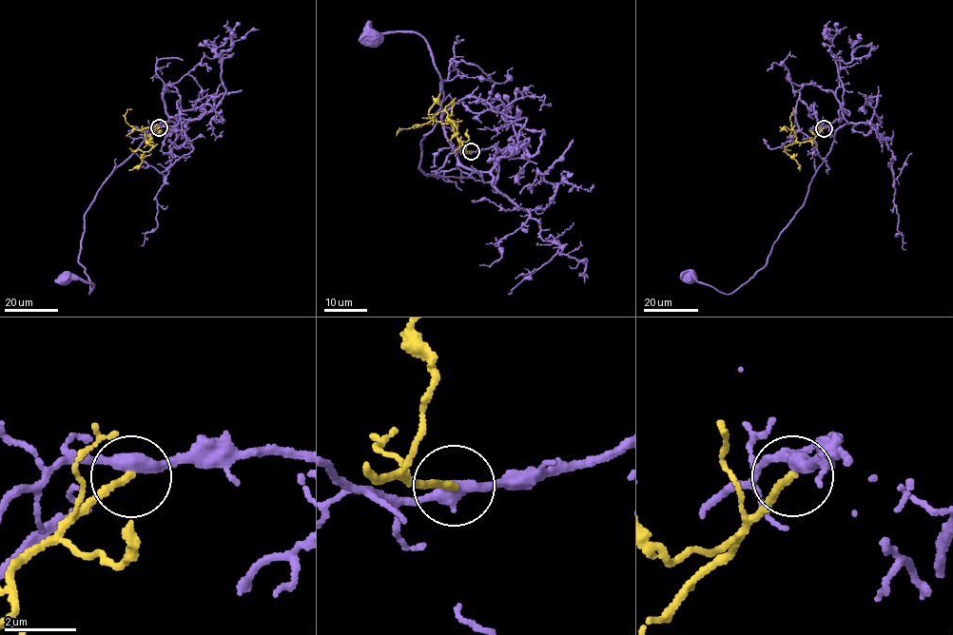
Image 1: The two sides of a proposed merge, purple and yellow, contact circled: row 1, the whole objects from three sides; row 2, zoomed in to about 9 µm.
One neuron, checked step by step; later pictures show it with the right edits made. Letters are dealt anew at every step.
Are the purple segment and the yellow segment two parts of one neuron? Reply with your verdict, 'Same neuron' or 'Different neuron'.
Same neuron

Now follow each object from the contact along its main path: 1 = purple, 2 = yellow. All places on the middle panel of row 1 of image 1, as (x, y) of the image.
1: (471, 151), (495, 146), (491, 181), (426, 175), (421, 141), (444, 95), (430, 46), (414, 32), (368, 38)
2: (471, 151), (462, 151), (449, 121), (452, 103), (445, 109), (457, 129), (447, 141)

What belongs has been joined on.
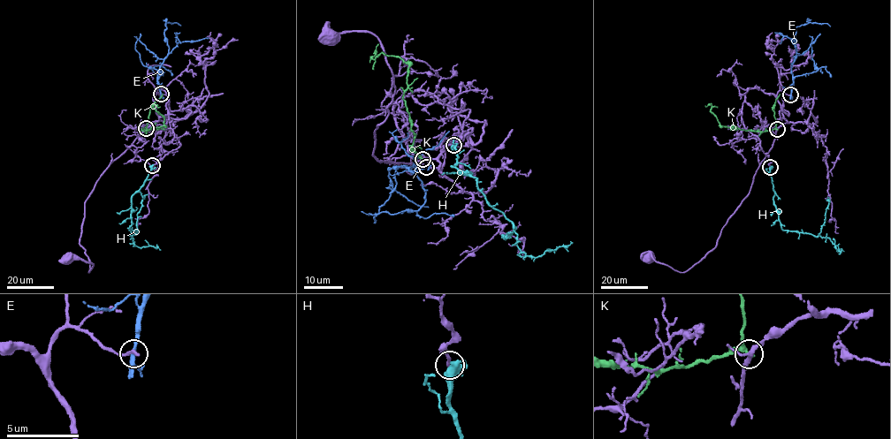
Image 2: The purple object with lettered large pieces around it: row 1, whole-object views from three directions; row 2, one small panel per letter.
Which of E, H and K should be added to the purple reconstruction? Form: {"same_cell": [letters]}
{"same_cell": []}

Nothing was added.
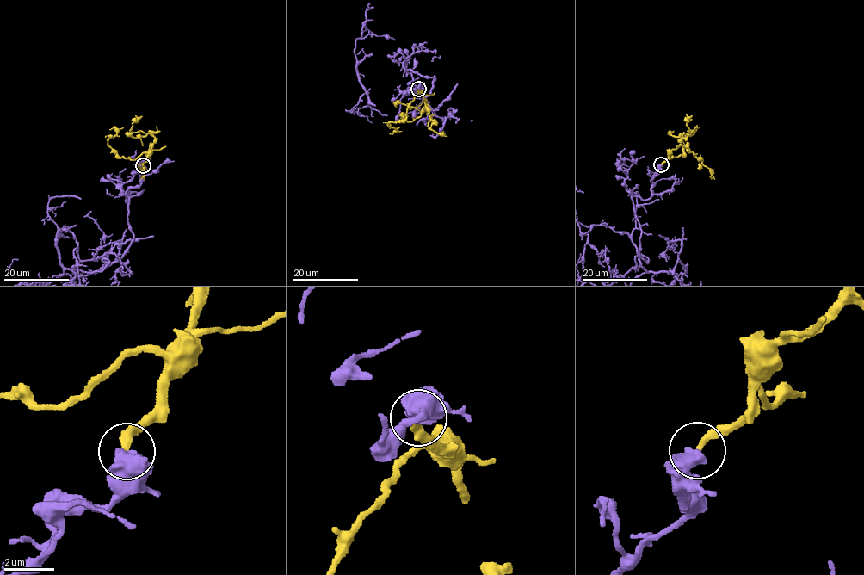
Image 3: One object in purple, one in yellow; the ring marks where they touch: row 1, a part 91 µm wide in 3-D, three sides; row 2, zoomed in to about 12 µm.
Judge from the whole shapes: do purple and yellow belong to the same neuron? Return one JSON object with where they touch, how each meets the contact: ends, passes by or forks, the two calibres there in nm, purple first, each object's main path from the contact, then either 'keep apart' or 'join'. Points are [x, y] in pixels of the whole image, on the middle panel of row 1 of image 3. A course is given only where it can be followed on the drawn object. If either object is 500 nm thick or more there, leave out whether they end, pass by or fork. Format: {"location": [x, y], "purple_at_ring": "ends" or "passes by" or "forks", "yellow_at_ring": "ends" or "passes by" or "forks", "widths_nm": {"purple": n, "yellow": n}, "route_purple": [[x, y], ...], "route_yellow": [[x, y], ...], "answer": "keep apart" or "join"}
{"location": [418, 89], "widths_nm": {"purple": 700, "yellow": 300}, "route_yellow": [[418, 89], [422, 93], [416, 94], [404, 119], [387, 122], [397, 130], [390, 133]], "answer": "keep apart"}

